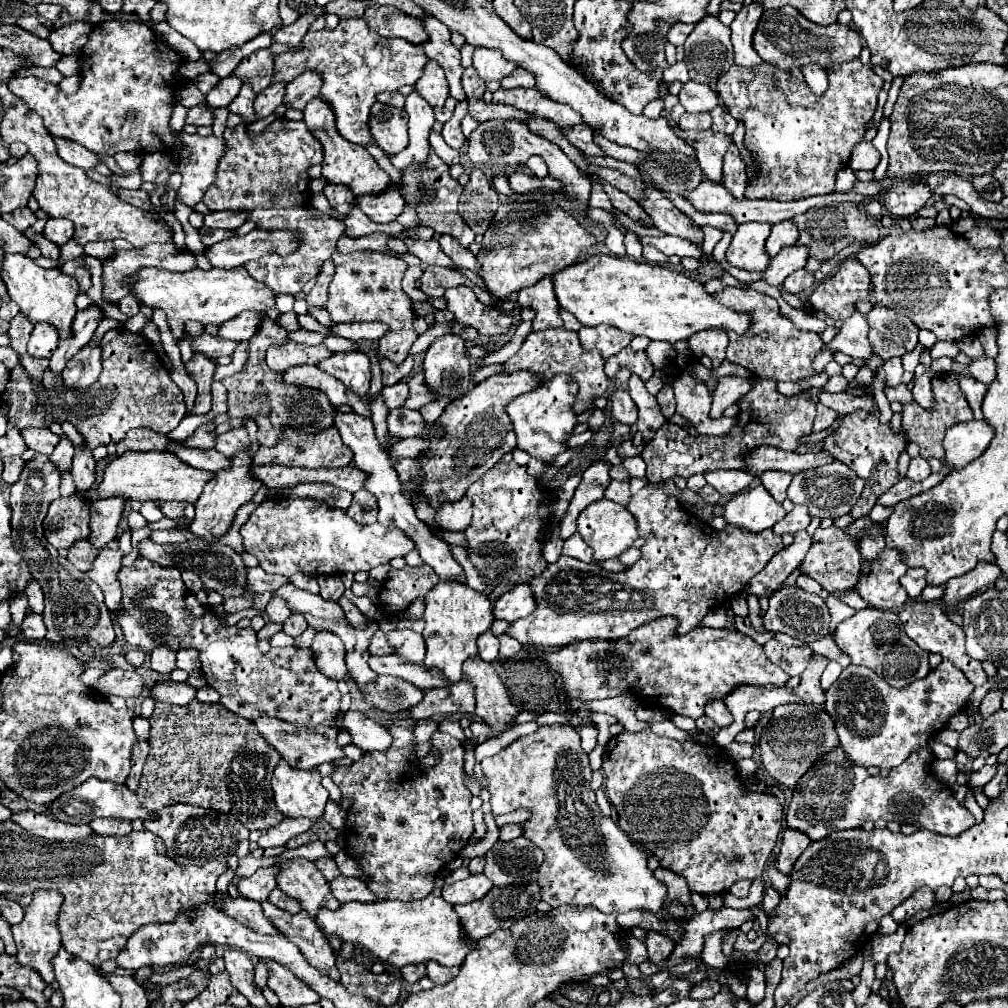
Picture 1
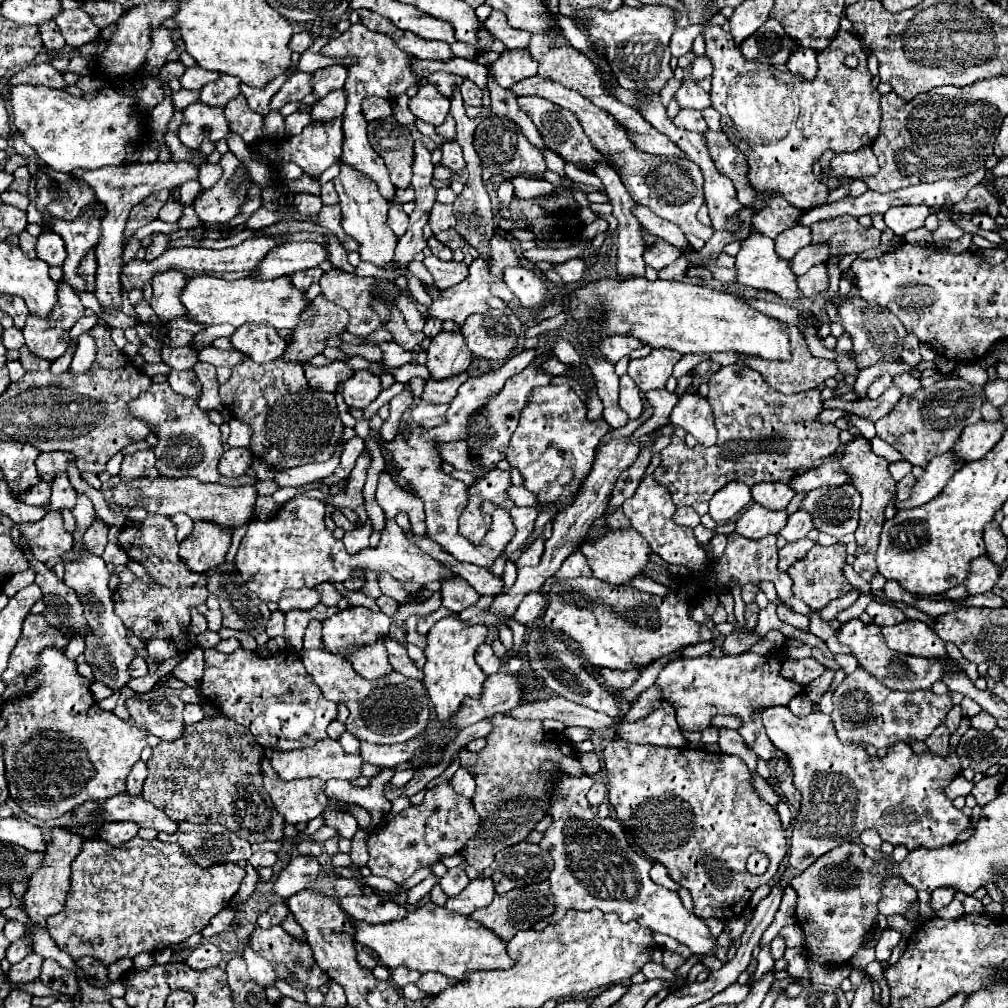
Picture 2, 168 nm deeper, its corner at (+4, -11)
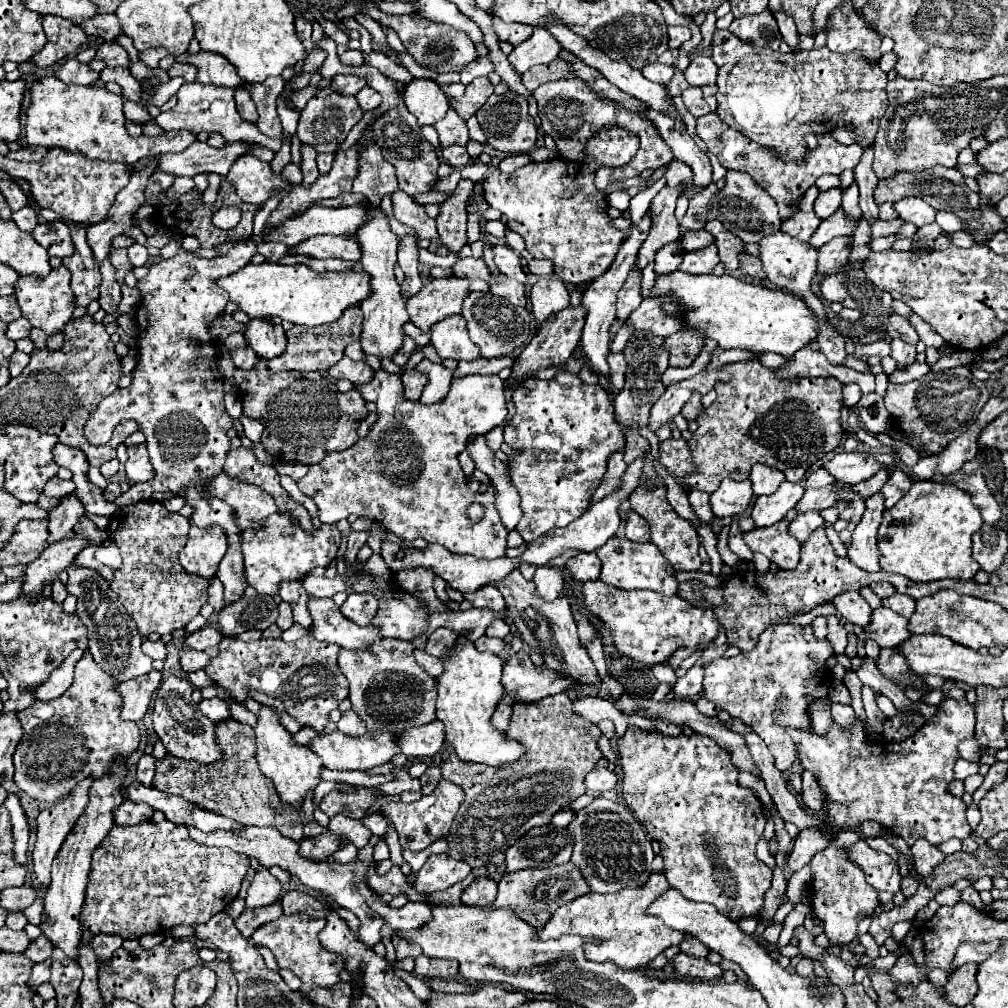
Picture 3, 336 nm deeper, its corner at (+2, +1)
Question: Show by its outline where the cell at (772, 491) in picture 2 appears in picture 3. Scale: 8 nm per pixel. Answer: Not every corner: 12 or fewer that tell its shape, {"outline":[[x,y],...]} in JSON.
{"outline":[[754,464],[750,472],[756,496],[778,490],[786,476],[778,468]]}

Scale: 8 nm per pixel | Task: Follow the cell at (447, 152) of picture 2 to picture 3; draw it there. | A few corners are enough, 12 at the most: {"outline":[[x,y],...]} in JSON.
{"outline":[[442,148],[446,164],[462,168],[470,162],[466,148]]}

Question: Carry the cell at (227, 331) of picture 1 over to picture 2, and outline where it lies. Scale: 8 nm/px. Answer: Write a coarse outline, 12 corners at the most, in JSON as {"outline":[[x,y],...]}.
{"outline":[[244,326],[232,344],[256,364],[284,354],[272,326]]}

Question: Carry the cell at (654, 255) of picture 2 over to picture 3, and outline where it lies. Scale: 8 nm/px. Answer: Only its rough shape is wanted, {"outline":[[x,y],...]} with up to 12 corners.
{"outline":[[678,242],[656,252],[656,274],[666,274],[682,264]]}

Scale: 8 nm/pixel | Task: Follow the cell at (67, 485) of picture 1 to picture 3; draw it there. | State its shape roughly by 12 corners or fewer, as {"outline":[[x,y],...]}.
{"outline":[[84,514],[74,526],[76,532],[102,544],[106,534],[98,532],[94,522]]}

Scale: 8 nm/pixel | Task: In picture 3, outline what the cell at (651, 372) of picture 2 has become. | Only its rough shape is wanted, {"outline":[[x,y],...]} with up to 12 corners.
{"outline":[[678,330],[664,338],[670,366],[688,368],[706,338]]}

